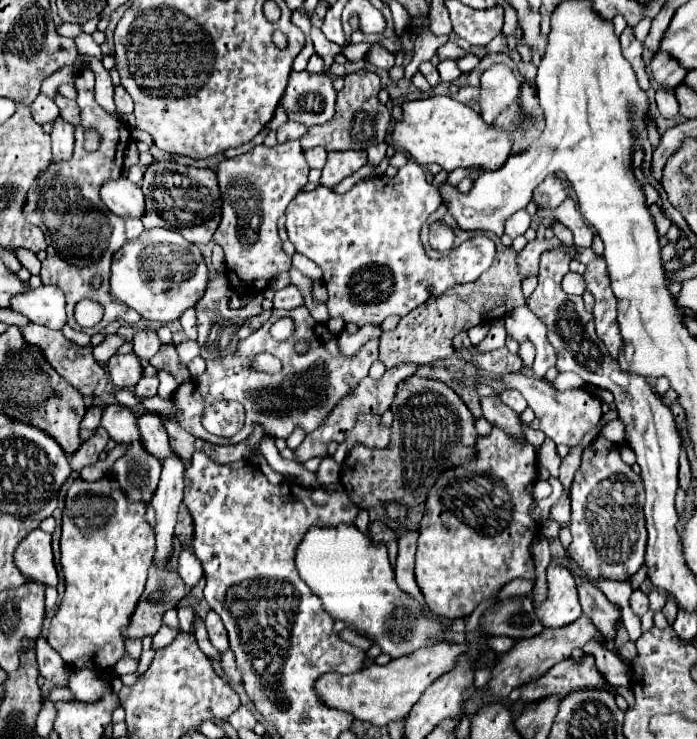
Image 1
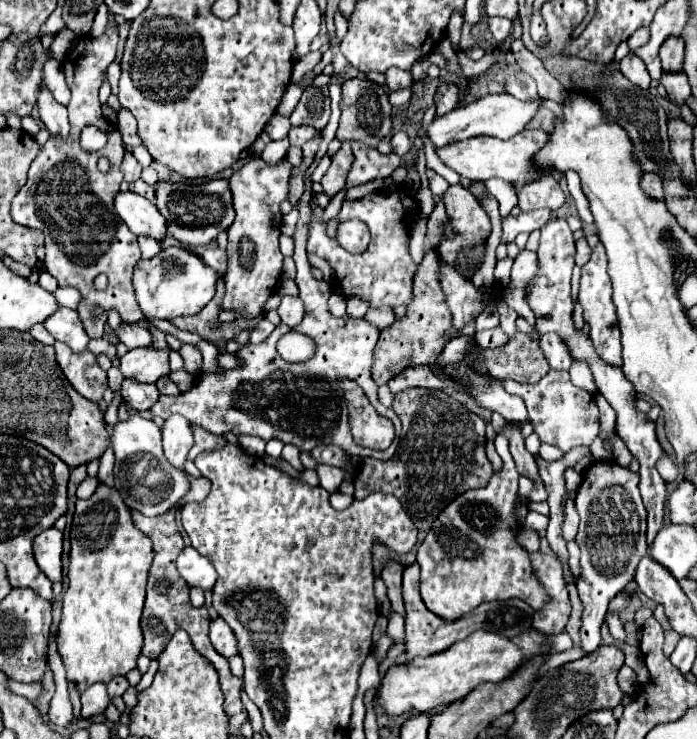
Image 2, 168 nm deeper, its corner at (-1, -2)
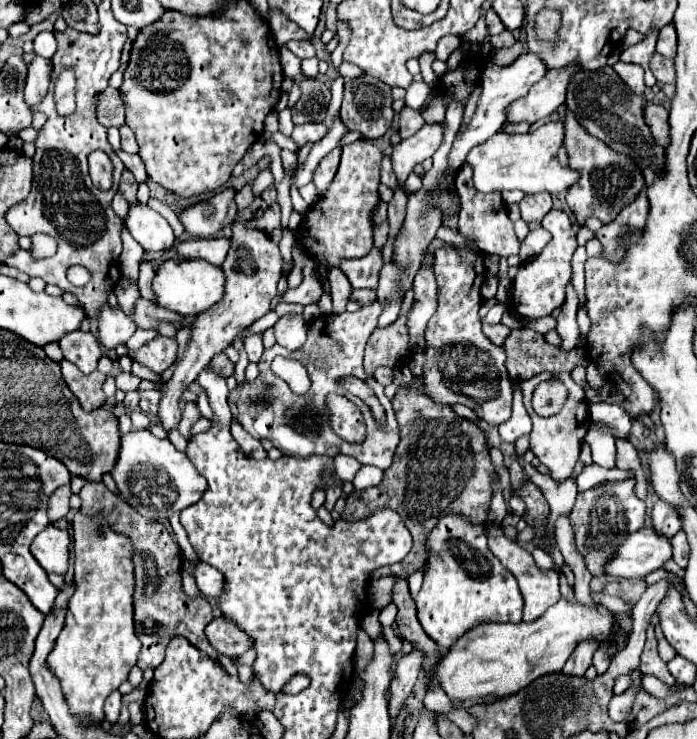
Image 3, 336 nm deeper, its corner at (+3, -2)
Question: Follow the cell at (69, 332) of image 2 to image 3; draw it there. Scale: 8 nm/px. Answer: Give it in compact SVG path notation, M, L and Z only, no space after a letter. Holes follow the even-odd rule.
M77 330L77 332L63 336L59 346L61 346L65 358L69 362L73 362L83 374L95 372L97 362L103 356L99 340L91 332L83 332L83 330Z

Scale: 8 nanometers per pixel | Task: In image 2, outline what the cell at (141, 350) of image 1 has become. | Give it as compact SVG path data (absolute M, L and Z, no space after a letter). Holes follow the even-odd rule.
M123 324L117 330L119 340L129 348L149 348L153 346L153 338L151 338L151 330L147 326L141 324Z

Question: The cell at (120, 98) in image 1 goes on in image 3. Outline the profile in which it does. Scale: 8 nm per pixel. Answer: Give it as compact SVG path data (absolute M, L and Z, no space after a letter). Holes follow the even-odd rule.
M121 126L119 130L121 130L121 148L125 152L129 152L129 154L137 154L139 146L137 146L137 140L135 140L133 130L129 126Z

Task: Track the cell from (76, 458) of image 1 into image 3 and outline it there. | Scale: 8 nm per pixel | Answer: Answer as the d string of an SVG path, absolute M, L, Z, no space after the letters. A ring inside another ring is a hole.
M69 484L59 486L51 496L49 496L49 522L55 524L59 518L63 518L69 512Z

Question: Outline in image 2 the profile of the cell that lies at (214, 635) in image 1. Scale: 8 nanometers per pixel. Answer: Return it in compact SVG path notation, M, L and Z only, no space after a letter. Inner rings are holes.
M223 618L211 620L209 638L211 638L213 648L215 648L221 656L231 658L231 656L237 654L237 640L235 640L235 634L231 632L231 628L227 626L227 622L225 622Z

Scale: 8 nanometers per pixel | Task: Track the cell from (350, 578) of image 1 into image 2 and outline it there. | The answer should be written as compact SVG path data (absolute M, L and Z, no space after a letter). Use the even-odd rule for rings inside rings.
M389 612L389 624L387 624L387 636L393 642L405 642L405 622L403 616L397 612Z

